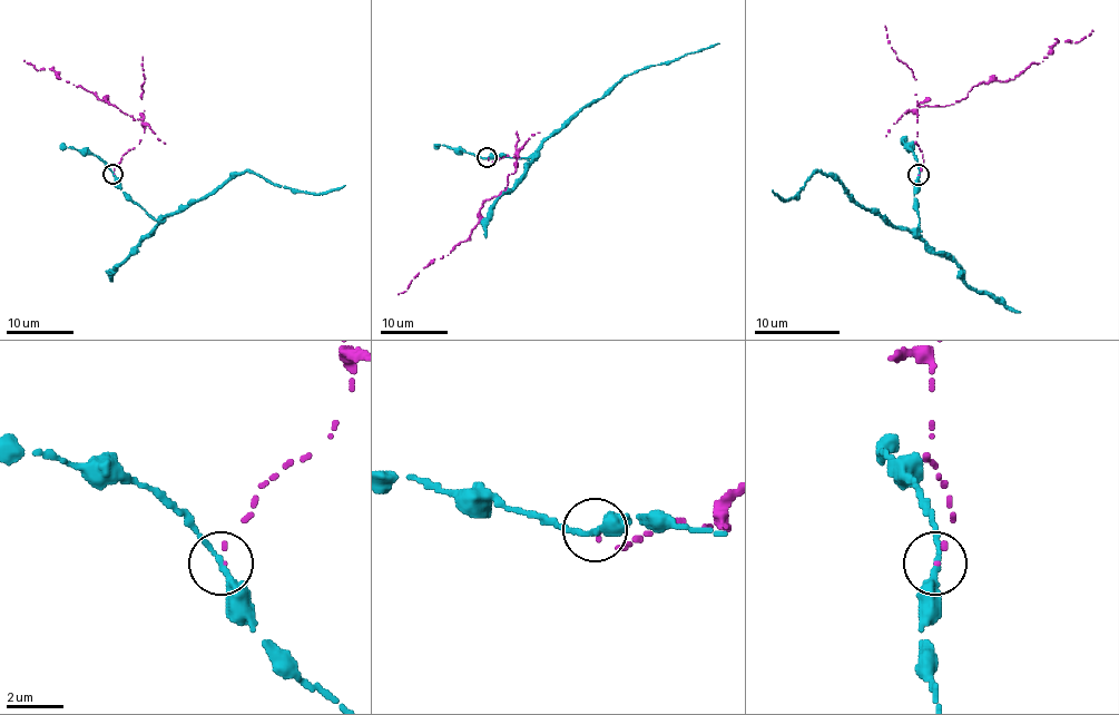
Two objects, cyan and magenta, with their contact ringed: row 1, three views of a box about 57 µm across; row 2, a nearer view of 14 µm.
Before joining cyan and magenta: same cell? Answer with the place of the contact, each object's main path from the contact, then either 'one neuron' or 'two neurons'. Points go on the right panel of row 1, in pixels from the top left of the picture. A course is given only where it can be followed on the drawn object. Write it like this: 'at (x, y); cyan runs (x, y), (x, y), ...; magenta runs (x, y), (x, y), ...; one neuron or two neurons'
at (918, 175); cyan runs (919, 175), (916, 233), (897, 228), (865, 209), (837, 179), (816, 170), (792, 198), (784, 201), (773, 191); magenta runs (919, 175), (916, 109), (958, 103), (979, 82), (1016, 79), (1058, 40), (1078, 42), (1092, 29); two neurons

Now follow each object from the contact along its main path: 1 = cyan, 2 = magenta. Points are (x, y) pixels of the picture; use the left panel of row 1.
1: (113, 174), (123, 193), (156, 219), (199, 201), (232, 177), (251, 170), (304, 193), (323, 194), (344, 186)
2: (115, 174), (121, 157), (139, 144), (145, 121), (133, 120), (49, 68), (37, 70), (23, 59)

